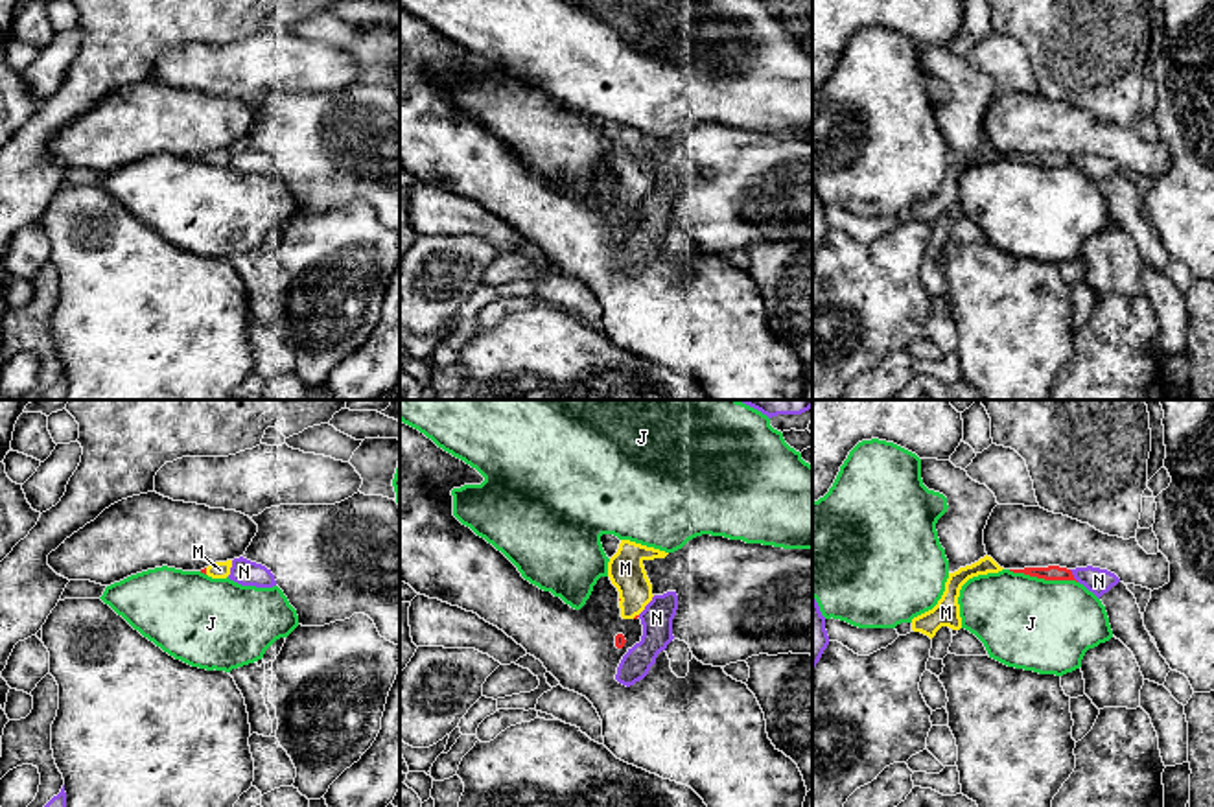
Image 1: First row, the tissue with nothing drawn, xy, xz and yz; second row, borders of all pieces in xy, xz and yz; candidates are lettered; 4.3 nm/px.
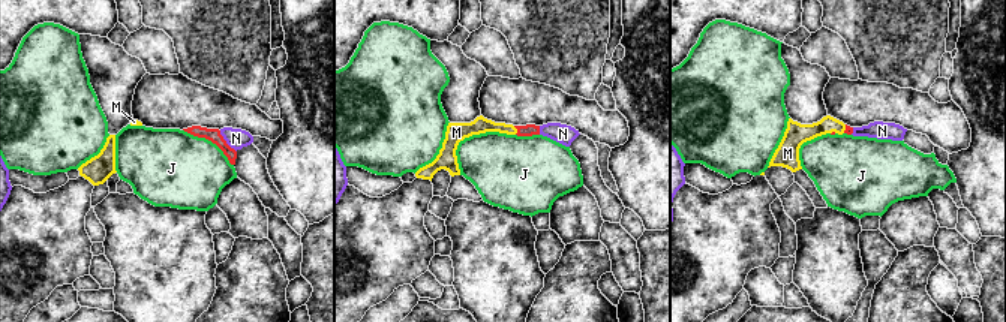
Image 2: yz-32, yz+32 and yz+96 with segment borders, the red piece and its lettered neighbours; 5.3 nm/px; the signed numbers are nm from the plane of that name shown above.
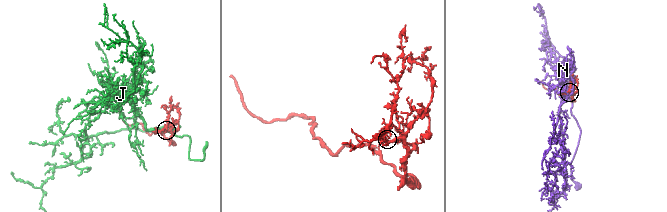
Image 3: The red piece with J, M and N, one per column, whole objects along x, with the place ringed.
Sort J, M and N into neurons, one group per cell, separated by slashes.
J / M / N

